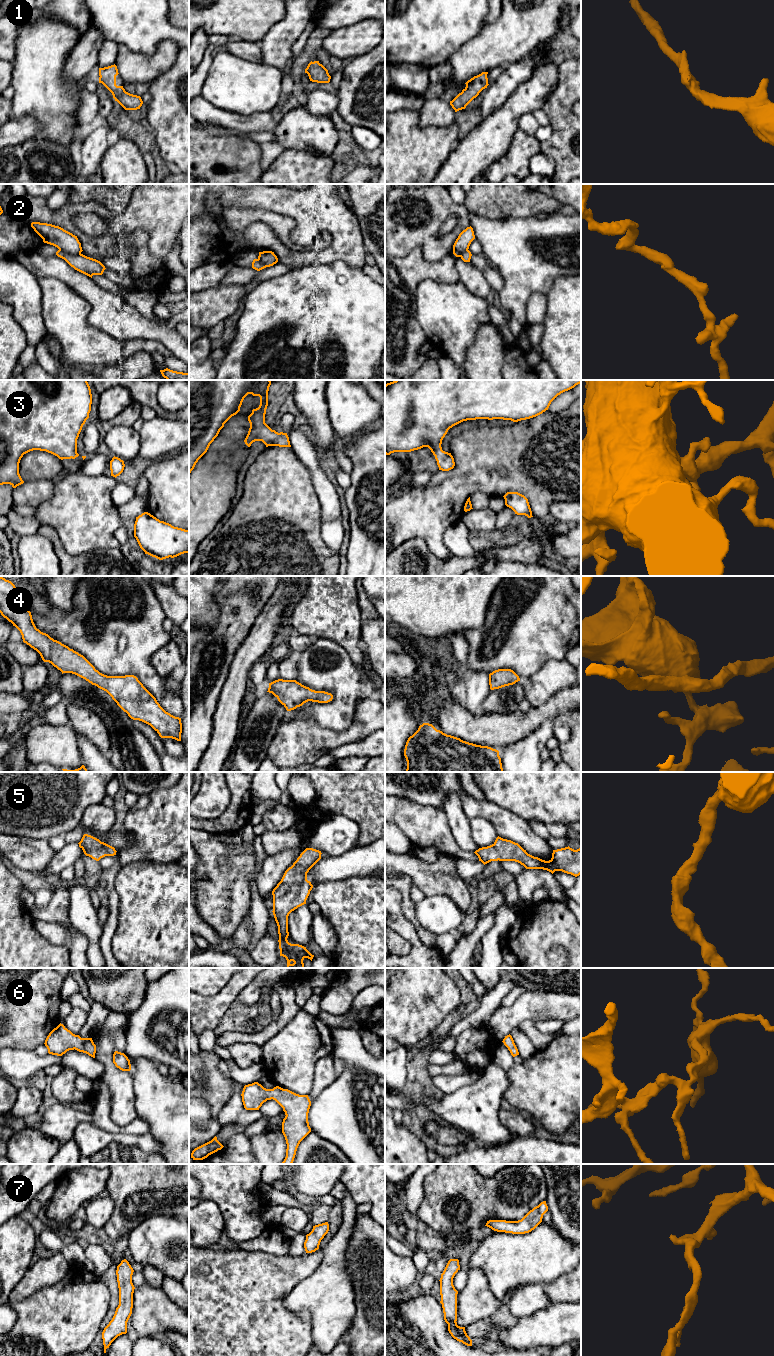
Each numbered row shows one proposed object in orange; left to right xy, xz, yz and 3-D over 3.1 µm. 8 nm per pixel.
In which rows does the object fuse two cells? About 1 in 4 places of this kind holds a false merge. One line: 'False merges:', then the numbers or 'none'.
False merges: 2

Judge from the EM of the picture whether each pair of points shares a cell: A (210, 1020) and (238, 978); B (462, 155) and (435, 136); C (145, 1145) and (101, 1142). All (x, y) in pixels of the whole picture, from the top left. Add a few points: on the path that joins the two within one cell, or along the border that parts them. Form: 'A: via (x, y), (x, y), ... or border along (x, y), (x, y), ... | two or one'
A: via (212, 1010), (232, 988) | one
B: border along (458, 143), (440, 168) | two
C: via (134, 1140), (112, 1138) | one

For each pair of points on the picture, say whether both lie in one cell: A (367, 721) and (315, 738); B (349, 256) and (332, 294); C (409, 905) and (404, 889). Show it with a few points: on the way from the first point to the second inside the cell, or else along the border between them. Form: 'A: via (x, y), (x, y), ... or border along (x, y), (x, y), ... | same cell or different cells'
A: via (354, 734), (341, 738), (328, 738) | same cell
B: border along (322, 263), (343, 260), (353, 267), (361, 268) | different cells
C: via (407, 901), (406, 893) | same cell

